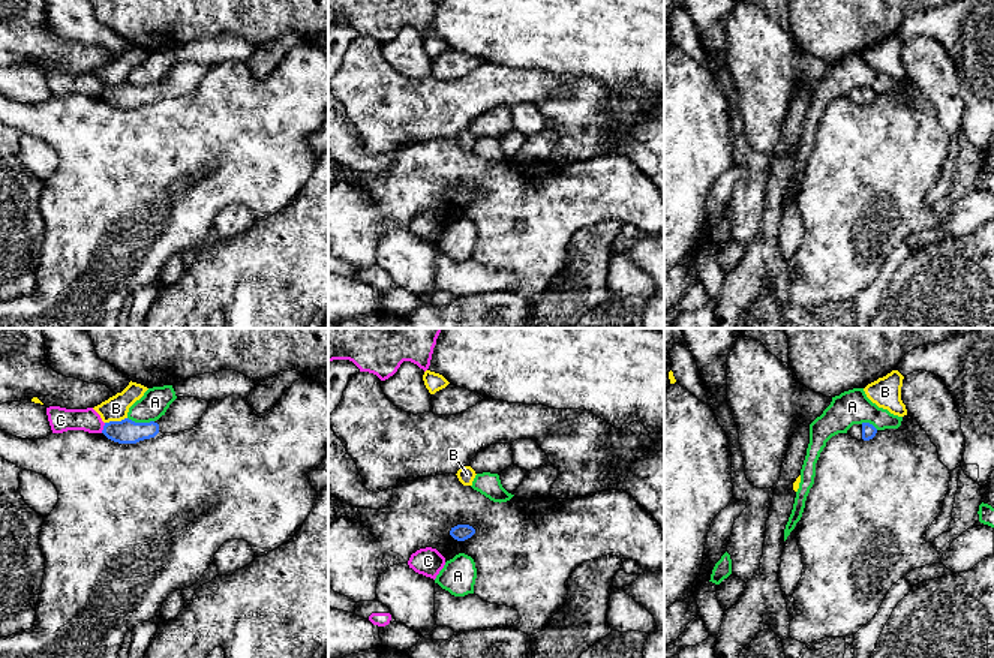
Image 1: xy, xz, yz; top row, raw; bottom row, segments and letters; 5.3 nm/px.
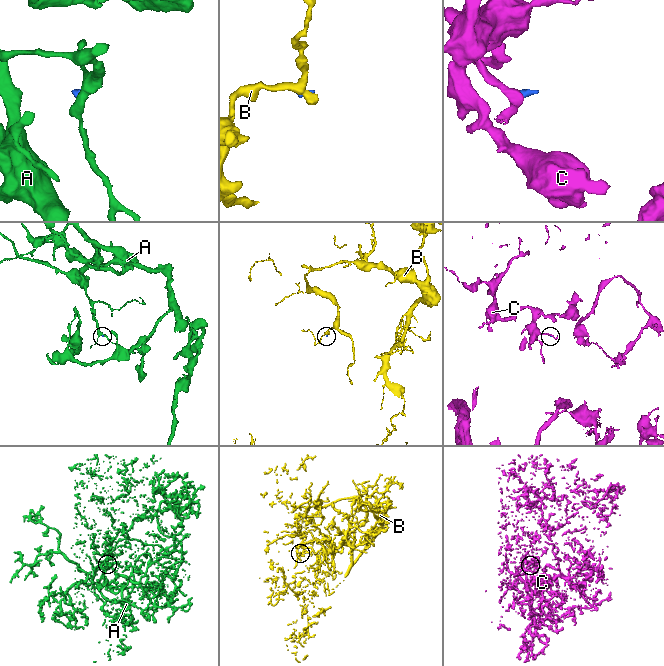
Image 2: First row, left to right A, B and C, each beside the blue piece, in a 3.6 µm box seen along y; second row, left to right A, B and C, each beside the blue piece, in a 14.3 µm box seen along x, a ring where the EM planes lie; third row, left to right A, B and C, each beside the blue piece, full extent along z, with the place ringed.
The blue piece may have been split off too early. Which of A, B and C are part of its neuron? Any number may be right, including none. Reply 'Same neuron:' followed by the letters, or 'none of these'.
Same neuron: none of these

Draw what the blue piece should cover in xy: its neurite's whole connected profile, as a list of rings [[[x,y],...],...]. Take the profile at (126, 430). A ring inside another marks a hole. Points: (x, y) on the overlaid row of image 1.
[[[177,397],[156,421],[135,423],[129,418],[105,423],[102,433],[118,444],[136,444],[162,433],[178,433],[196,427],[208,402],[195,397]]]

